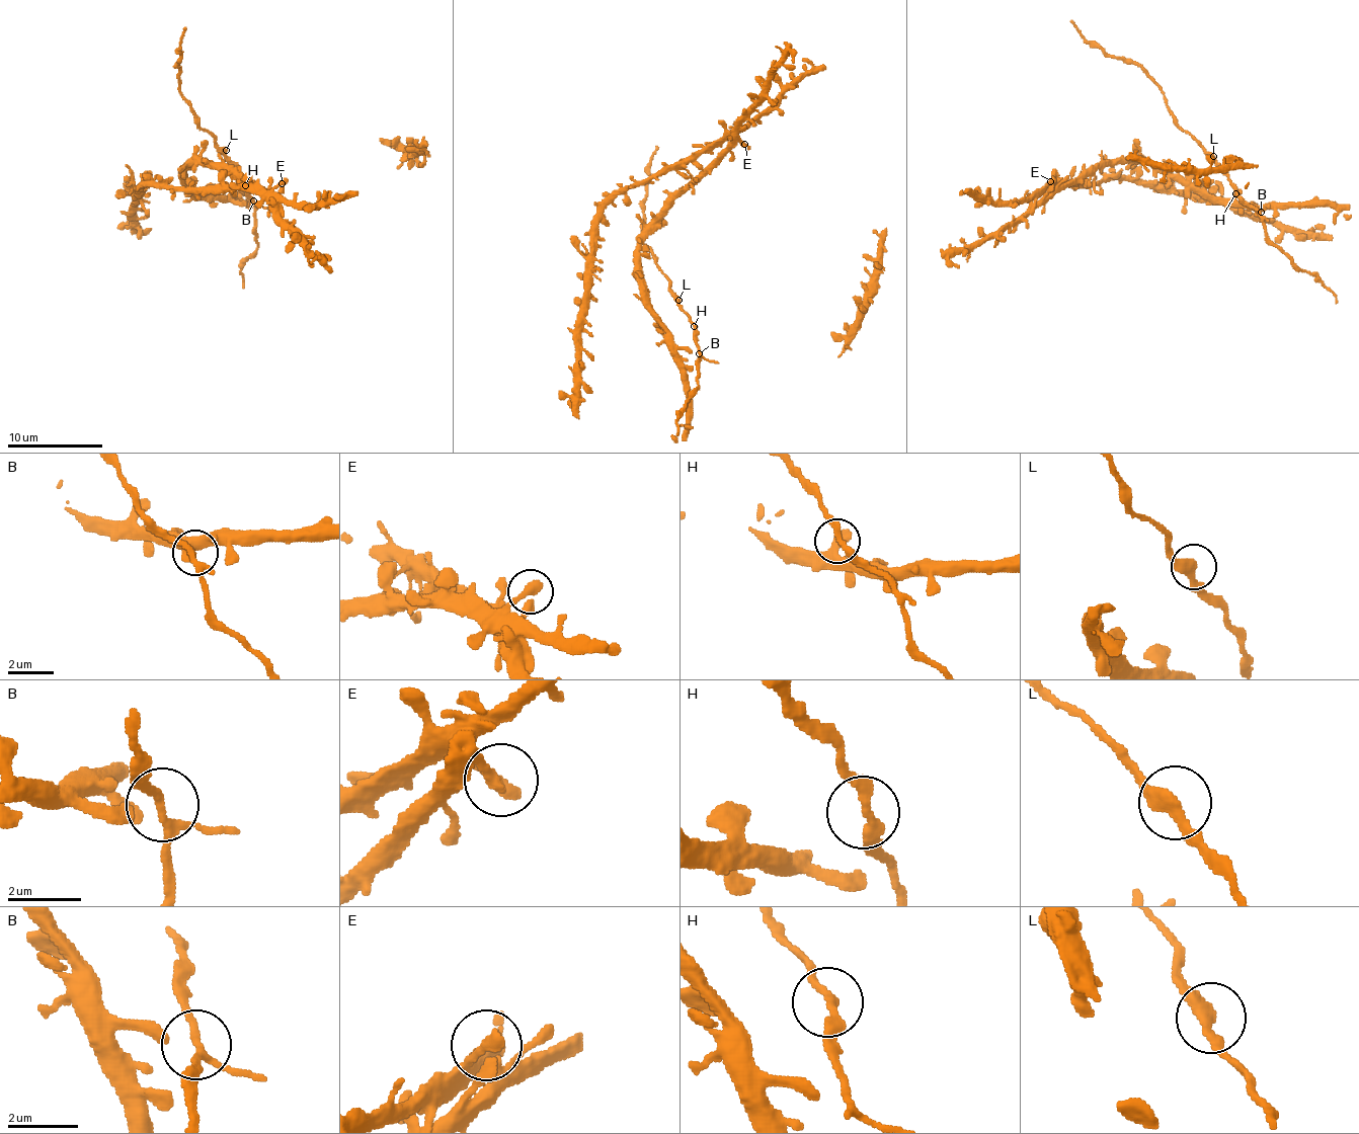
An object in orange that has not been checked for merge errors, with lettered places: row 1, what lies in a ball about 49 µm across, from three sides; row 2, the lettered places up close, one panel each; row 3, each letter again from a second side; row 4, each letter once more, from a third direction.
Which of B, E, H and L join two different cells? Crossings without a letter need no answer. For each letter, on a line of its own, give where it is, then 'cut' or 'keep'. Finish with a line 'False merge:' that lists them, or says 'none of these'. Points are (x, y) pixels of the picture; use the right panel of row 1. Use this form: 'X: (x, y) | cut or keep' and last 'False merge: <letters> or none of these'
B: (1261, 212) | keep
E: (1050, 181) | keep
H: (1235, 193) | keep
L: (1213, 156) | keep
False merge: none of these

